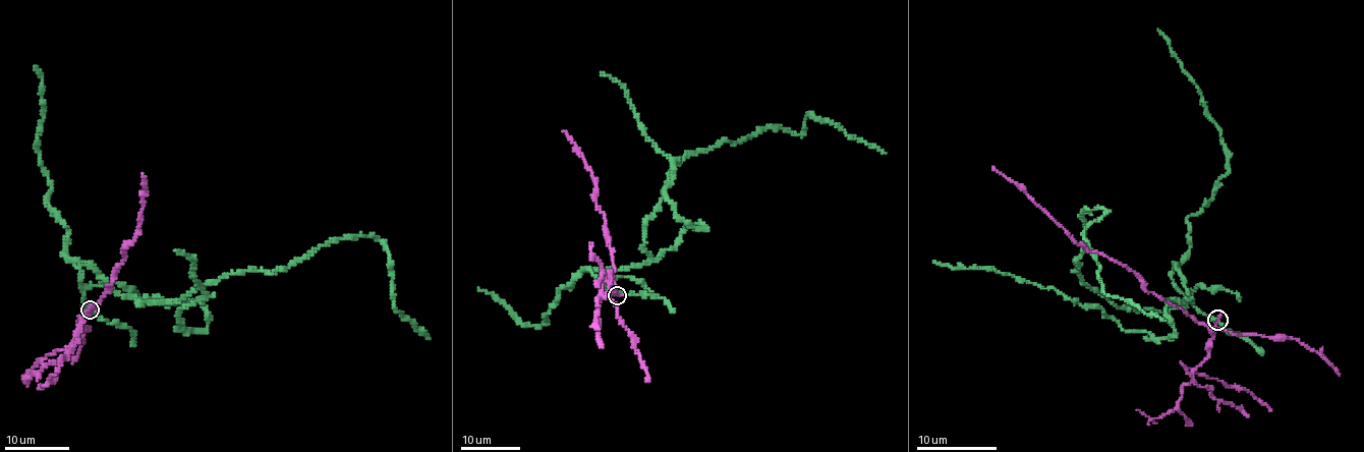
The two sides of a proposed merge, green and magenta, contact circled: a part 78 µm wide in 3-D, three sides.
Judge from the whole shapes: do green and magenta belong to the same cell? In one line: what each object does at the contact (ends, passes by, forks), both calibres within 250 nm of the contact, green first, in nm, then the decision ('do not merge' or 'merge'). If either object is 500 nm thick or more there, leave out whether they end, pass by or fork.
green passes by; magenta ends; calibres 280 and 320 nm; do not merge

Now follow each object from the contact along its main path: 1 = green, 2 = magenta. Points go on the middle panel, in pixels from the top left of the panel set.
1: (617, 294), (582, 270), (645, 264), (669, 171), (696, 153), (802, 132), (811, 114), (885, 154)
2: (617, 295), (613, 293), (615, 268), (605, 230), (606, 216), (595, 205), (597, 187), (591, 169), (563, 130)

